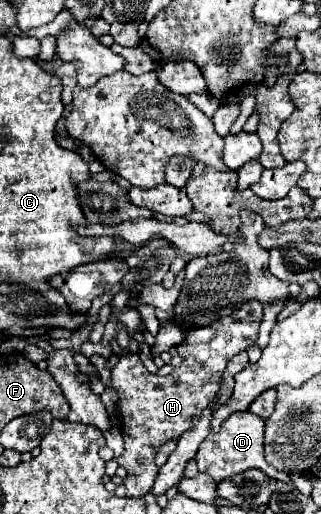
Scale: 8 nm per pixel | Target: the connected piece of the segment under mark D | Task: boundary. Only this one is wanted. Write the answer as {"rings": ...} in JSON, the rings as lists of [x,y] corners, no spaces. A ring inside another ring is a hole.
{"rings":[[[245,411],[245,413],[237,413],[237,415],[231,415],[223,425],[221,425],[221,431],[215,433],[215,435],[207,435],[205,441],[201,443],[199,451],[197,451],[197,465],[199,465],[199,471],[201,473],[207,473],[209,477],[213,477],[217,483],[223,481],[225,477],[233,477],[237,473],[243,473],[251,467],[257,467],[261,469],[265,475],[269,477],[275,477],[279,481],[294,487],[293,482],[289,474],[284,471],[273,469],[271,465],[267,465],[265,457],[263,457],[263,419]]]}

